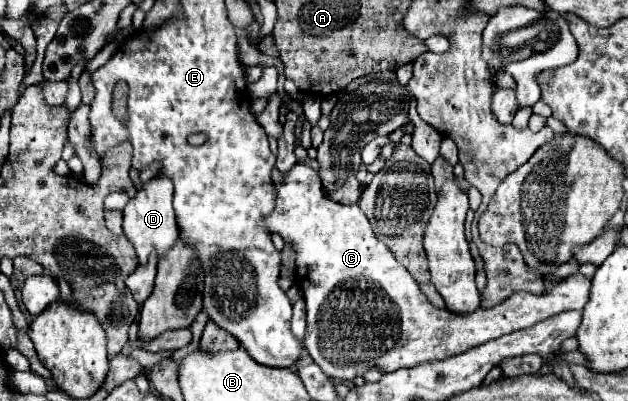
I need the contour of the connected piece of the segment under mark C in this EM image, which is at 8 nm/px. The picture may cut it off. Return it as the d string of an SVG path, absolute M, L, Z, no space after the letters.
M295 164L289 172L273 170L273 184L277 186L277 202L273 214L267 218L267 230L283 236L283 240L289 242L297 252L297 264L301 264L297 266L297 284L303 290L307 310L305 348L329 378L345 382L353 380L355 376L363 376L371 368L389 374L425 362L447 360L463 354L469 348L485 344L487 340L525 330L563 310L583 310L589 302L591 280L583 274L573 274L555 282L549 292L539 296L531 292L515 292L493 308L477 308L469 314L439 310L425 298L425 294L419 294L421 290L413 276L395 260L391 250L379 238L375 238L369 220L359 206L343 206L325 198L321 190L321 178L313 168Z

